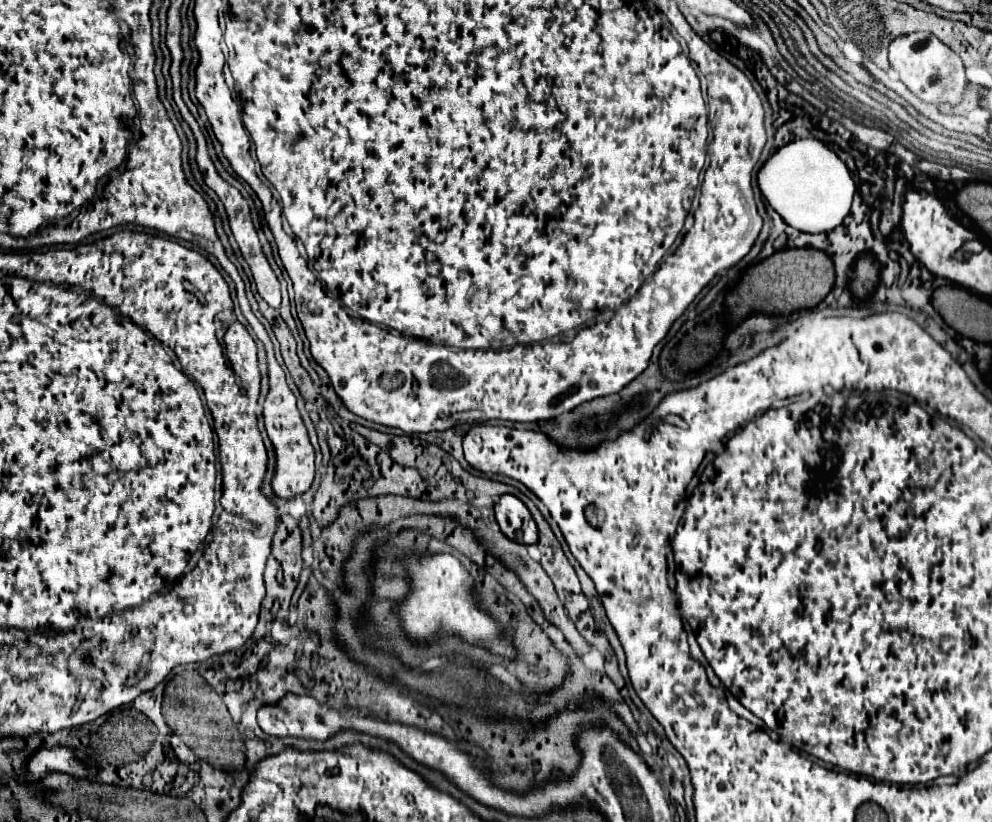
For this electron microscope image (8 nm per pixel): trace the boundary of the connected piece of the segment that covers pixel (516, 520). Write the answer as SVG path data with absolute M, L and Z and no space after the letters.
M501 495L495 505L495 517L505 537L515 543L535 545L539 541L537 525L529 509L515 495Z

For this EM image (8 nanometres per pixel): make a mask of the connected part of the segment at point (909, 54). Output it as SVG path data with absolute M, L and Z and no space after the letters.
M911 33L897 37L889 47L889 61L891 67L899 73L901 81L925 103L949 103L959 105L963 101L967 89L967 75L963 61L951 51L943 41L939 41L931 33Z

